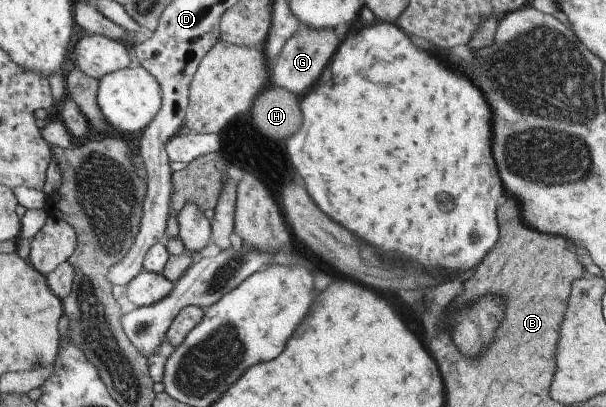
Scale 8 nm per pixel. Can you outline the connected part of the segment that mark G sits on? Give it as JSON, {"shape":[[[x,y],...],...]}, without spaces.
{"shape":[[[301,24],[300,29],[286,42],[278,61],[270,64],[270,86],[285,88],[297,97],[300,93],[307,93],[306,91],[320,79],[320,75],[338,51],[342,42],[338,41],[338,37],[337,31],[332,28],[315,28]]]}

